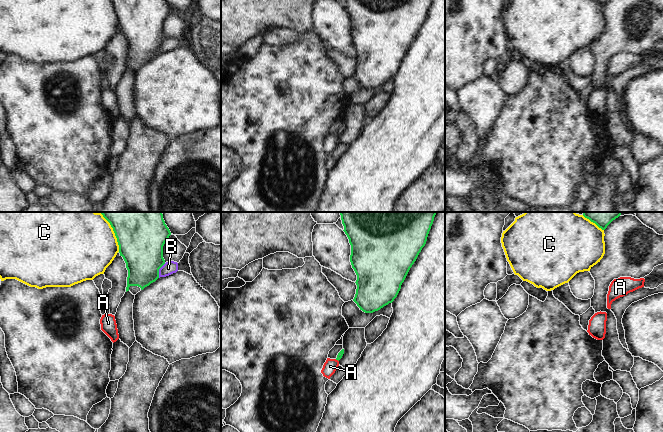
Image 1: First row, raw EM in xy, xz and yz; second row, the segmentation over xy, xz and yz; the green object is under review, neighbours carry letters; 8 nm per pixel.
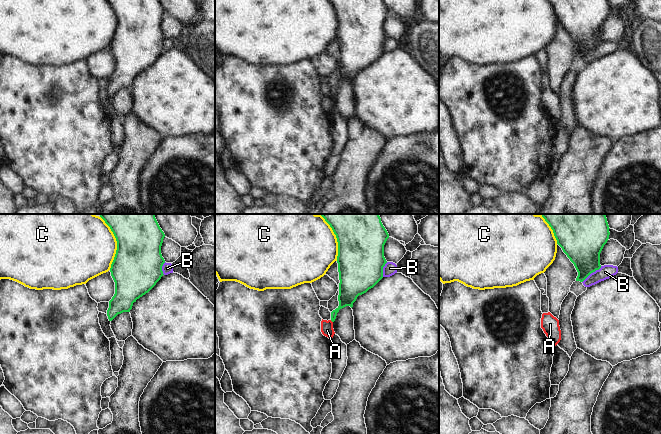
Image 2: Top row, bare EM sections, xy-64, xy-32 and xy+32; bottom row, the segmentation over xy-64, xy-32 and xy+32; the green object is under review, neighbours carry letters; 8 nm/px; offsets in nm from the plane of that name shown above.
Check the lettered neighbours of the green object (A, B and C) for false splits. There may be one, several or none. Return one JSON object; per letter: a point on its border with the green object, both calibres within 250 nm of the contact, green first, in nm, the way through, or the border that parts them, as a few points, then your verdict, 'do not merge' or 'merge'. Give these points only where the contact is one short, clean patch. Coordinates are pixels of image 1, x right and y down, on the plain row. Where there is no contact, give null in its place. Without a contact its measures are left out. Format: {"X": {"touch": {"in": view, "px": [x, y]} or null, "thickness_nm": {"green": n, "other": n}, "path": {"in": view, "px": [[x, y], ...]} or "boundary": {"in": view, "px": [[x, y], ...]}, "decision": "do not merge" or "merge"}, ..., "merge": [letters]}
{"A": {"touch": {"in": "xz", "px": [337, 135]}, "thickness_nm": {"green": 50, "other": 110}, "boundary": {"in": "xz", "px": [[335, 135], [338, 137]]}, "decision": "do not merge"}, "B": {"touch": {"in": "xy", "px": [158, 46]}, "thickness_nm": {"green": 360, "other": 100}, "decision": "do not merge"}, "C": {"touch": {"in": "xy", "px": [116, 13]}, "thickness_nm": {"green": 360, "other": 420}, "decision": "do not merge"}, "merge": []}

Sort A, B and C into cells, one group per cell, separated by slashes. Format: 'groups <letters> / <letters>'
groups A B / C

